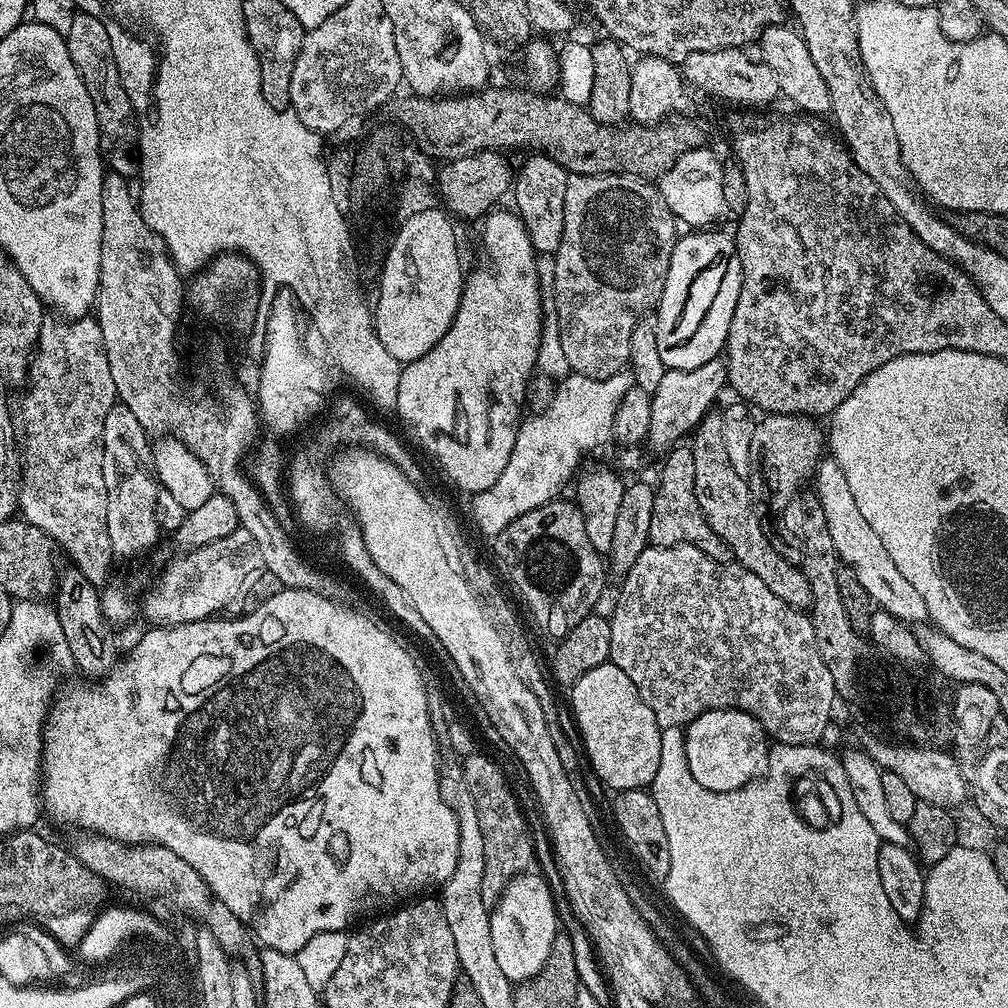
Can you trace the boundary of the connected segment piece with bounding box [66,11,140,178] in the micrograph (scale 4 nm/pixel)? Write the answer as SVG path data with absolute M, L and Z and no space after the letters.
M77 11L74 22L67 34L70 58L94 102L94 114L98 118L98 138L100 154L108 172L117 172L119 176L132 178L140 171L140 125L136 122L136 111L122 90L122 78L118 78L118 66L114 62L112 49L113 33L108 33L105 21L88 12Z

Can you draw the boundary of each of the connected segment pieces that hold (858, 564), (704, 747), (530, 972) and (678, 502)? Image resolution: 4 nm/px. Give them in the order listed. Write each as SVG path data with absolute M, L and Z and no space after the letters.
M824 458L816 468L814 485L816 484L815 503L826 514L826 526L830 530L830 538L834 542L834 550L840 558L841 564L848 564L850 570L862 582L866 594L870 594L873 605L877 609L894 614L905 622L914 620L928 620L926 602L922 602L922 594L906 582L906 574L894 566L894 558L886 554L886 546L882 546L882 538L874 534L874 526L862 518L858 505L854 503L854 494L846 483L846 474L842 474L842 466L831 458Z
M715 708L684 728L684 757L694 782L706 790L729 792L746 786L768 759L770 737L758 718L740 708Z
M521 874L503 886L504 893L490 912L490 938L494 938L498 967L513 982L534 980L548 965L556 944L558 917L554 898L547 880L539 874Z
M673 446L667 449L664 465L660 468L660 481L655 481L656 497L654 498L654 514L650 514L650 541L657 548L669 548L675 544L689 544L702 550L710 559L720 564L732 560L732 552L710 530L710 522L702 514L702 506L698 506L698 498L694 494L694 454L691 447Z

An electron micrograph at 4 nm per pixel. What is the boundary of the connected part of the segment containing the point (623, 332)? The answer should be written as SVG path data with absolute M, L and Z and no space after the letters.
M569 175L564 195L562 242L554 253L554 282L557 316L563 353L578 376L610 378L629 367L630 338L636 321L655 309L666 286L670 258L678 239L678 221L666 206L655 183L634 176Z

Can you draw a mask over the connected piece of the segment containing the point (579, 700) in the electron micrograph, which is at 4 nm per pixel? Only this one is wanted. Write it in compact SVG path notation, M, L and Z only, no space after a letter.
M609 662L594 666L594 670L586 670L582 678L570 685L570 692L572 716L580 731L579 743L597 778L616 792L631 788L647 789L652 785L662 758L662 729L654 718L654 710L642 702L638 686L634 686L634 682L630 682L630 678L626 678L624 671L618 670L616 664Z

